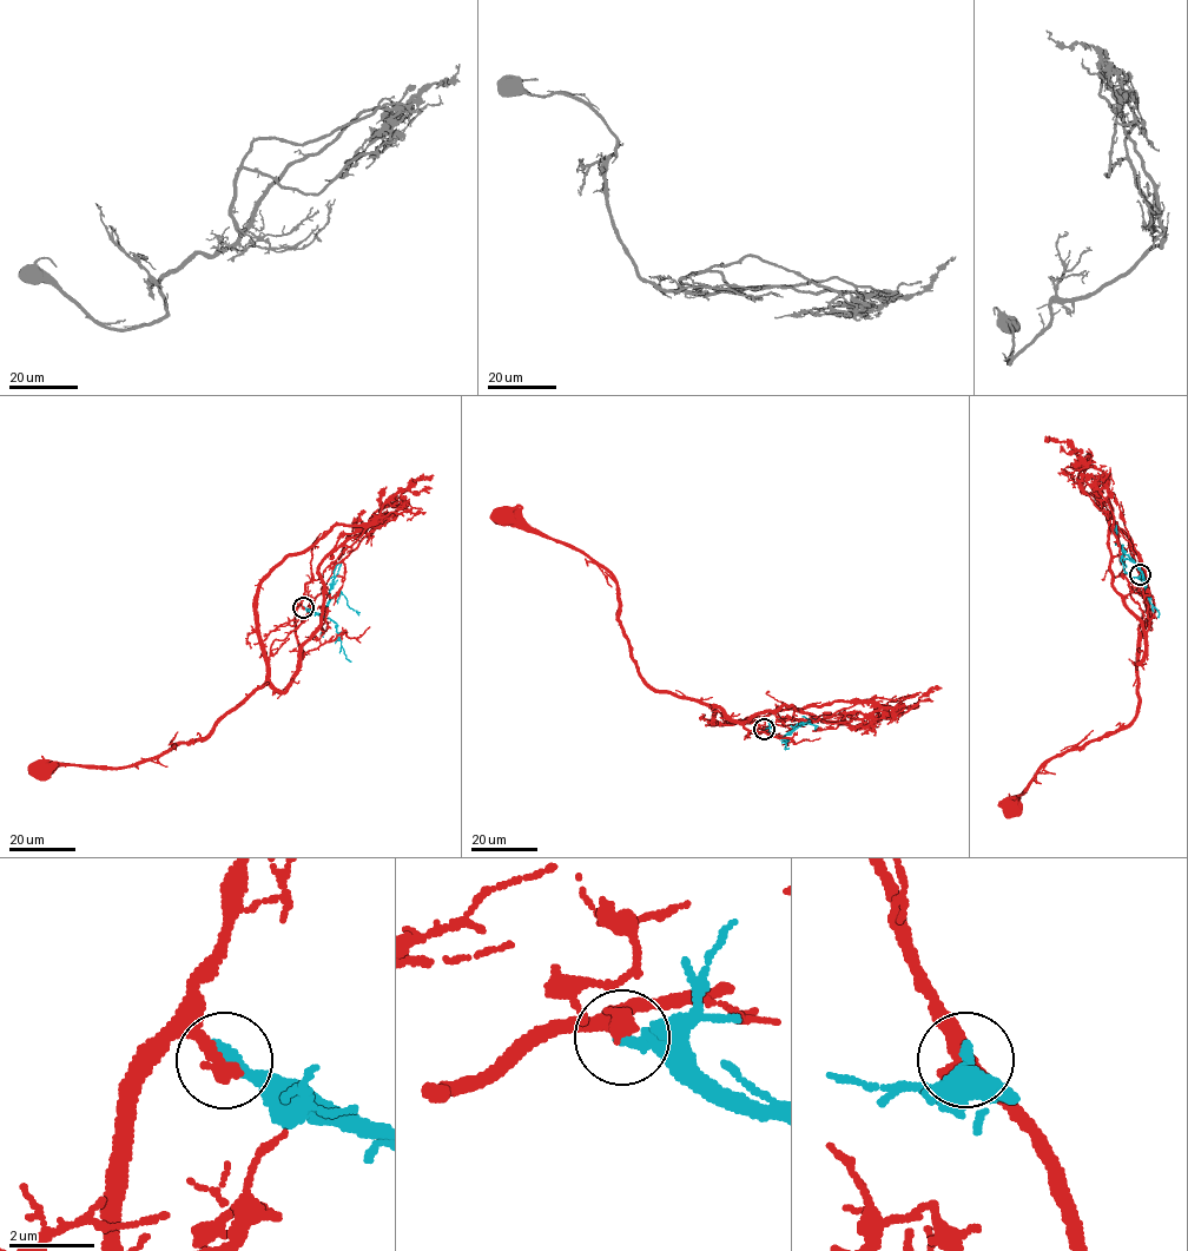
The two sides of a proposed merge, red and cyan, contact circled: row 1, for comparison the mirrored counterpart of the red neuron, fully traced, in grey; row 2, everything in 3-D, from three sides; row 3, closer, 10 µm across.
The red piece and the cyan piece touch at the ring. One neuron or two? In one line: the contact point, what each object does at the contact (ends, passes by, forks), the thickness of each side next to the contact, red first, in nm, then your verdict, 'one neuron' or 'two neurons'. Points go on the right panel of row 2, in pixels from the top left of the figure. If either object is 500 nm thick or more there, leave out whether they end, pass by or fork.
at (1140, 574); red ends there; cyan ends there; 420 nm thick on the red side, 320 nm on the other; two neurons

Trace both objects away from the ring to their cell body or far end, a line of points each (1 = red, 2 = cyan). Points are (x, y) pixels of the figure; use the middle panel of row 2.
1: (764, 729), (746, 736), (720, 709), (648, 684), (619, 619), (615, 579), (506, 509), (501, 517)
2: (764, 729), (787, 735), (809, 721), (816, 730)

